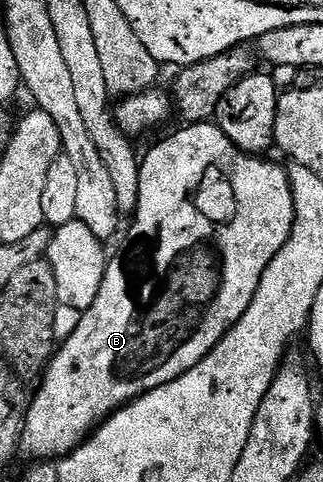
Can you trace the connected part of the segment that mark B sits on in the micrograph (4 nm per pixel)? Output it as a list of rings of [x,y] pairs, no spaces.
[[[216,122],[190,123],[182,128],[182,131],[167,136],[162,143],[155,144],[146,155],[144,152],[140,160],[139,199],[137,210],[131,216],[133,224],[129,227],[129,240],[126,241],[122,251],[117,251],[114,255],[112,252],[105,268],[103,285],[99,285],[99,297],[95,297],[95,301],[91,301],[89,308],[81,312],[81,320],[75,333],[71,333],[71,337],[64,339],[56,348],[40,380],[41,388],[37,392],[35,390],[32,392],[29,410],[25,413],[25,428],[21,430],[19,448],[22,456],[30,455],[30,460],[57,461],[71,454],[80,443],[89,438],[94,428],[104,423],[120,407],[127,406],[151,389],[159,389],[159,385],[167,385],[175,381],[183,373],[199,365],[199,361],[203,361],[207,353],[211,353],[211,349],[234,327],[239,317],[247,313],[247,305],[251,305],[255,297],[255,289],[259,289],[263,269],[271,265],[275,253],[283,249],[287,237],[293,231],[293,190],[289,184],[289,172],[284,166],[268,163],[268,158],[240,151],[223,134]]]

